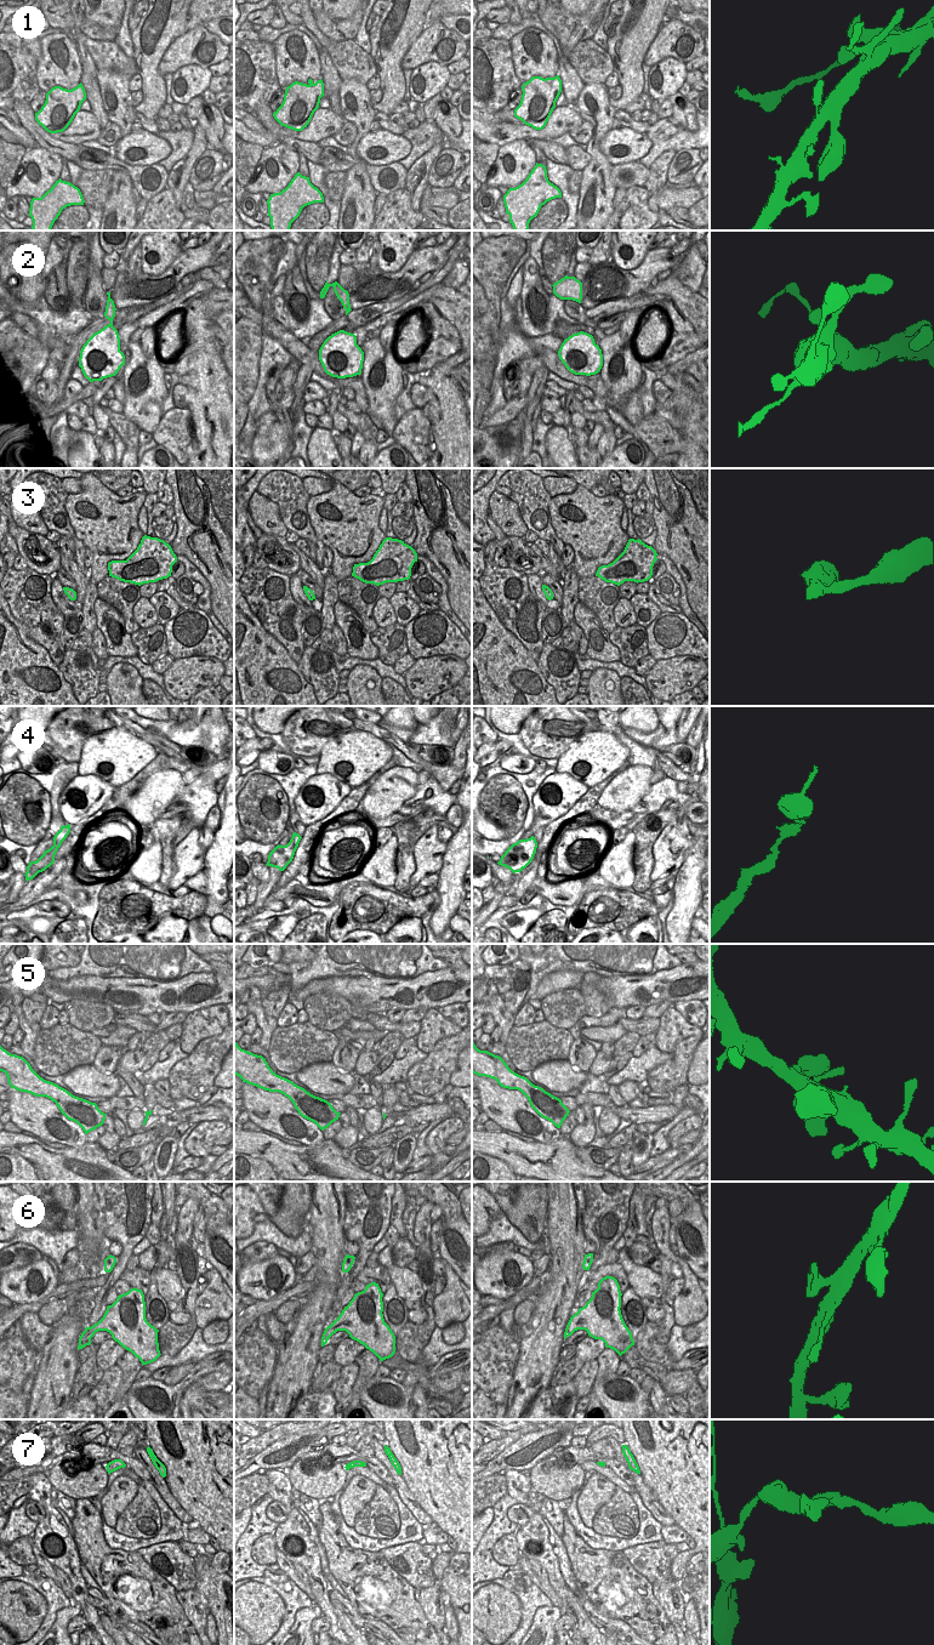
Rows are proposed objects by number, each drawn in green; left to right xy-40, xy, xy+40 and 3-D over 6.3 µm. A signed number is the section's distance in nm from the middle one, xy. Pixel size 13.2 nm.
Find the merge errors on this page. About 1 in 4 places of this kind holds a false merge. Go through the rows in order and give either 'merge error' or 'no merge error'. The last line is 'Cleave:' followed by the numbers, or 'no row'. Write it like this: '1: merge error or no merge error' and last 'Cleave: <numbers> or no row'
1: no merge error
2: no merge error
3: no merge error
4: no merge error
5: no merge error
6: no merge error
7: no merge error
Cleave: no row

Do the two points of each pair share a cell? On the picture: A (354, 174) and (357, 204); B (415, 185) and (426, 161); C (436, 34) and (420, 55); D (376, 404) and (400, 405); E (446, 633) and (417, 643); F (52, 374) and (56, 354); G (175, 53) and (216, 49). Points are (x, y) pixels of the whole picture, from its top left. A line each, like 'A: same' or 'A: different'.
A: same
B: same
C: same
D: different
E: same
F: same
G: same

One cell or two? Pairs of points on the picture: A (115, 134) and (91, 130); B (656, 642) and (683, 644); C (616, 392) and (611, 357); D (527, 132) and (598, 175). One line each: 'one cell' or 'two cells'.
A: two cells
B: one cell
C: one cell
D: two cells

